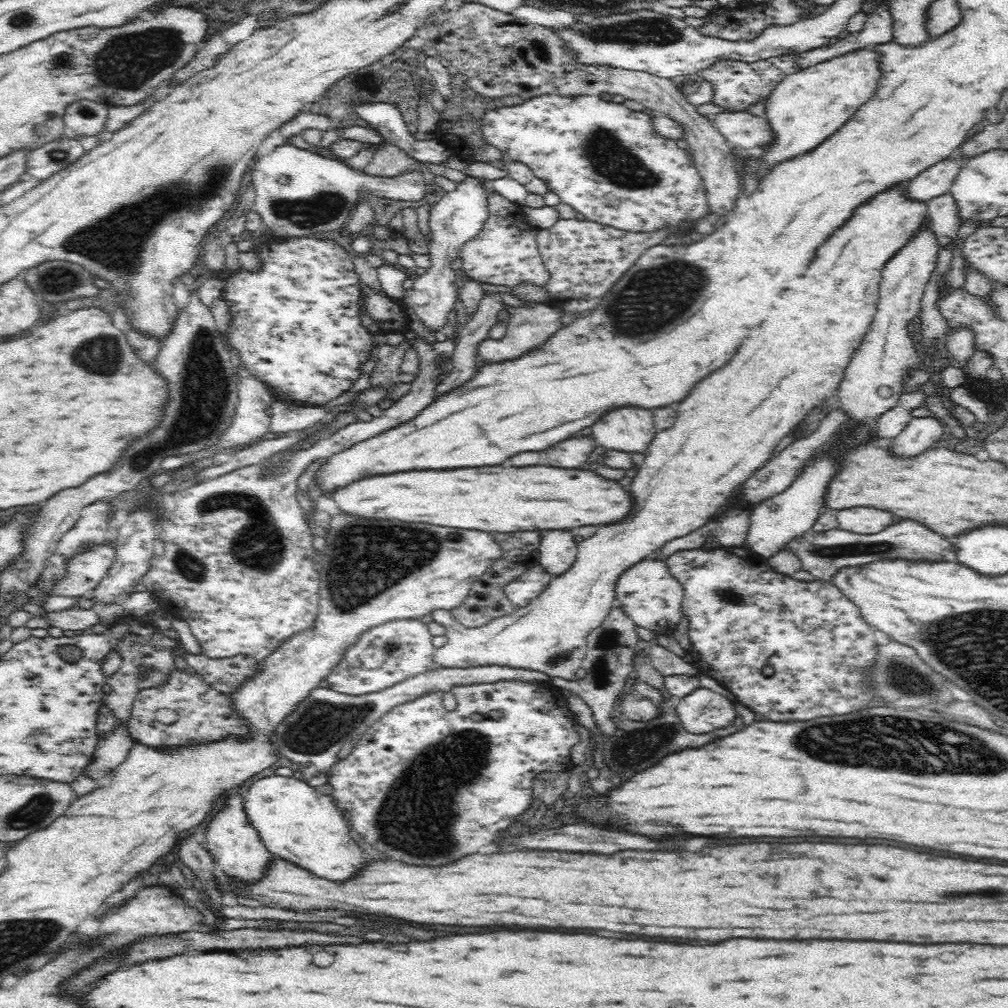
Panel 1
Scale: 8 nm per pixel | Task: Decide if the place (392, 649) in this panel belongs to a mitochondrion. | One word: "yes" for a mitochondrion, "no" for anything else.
yes

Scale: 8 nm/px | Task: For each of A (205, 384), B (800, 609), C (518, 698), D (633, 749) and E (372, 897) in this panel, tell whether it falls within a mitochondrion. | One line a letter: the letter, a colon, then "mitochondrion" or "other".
A: mitochondrion
B: other
C: other
D: mitochondrion
E: other

